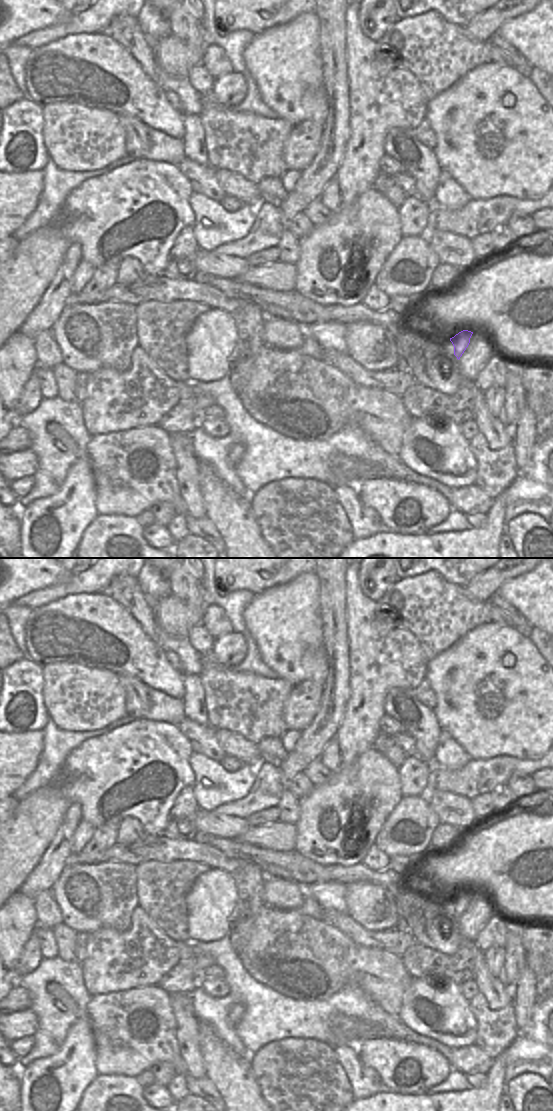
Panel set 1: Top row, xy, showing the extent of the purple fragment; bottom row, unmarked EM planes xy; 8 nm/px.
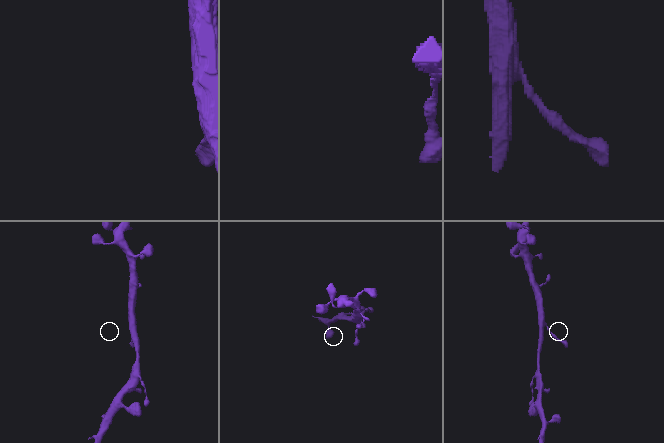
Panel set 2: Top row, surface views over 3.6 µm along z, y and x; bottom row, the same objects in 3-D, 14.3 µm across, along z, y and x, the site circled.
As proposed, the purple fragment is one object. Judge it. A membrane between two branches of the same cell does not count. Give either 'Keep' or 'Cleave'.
Keep

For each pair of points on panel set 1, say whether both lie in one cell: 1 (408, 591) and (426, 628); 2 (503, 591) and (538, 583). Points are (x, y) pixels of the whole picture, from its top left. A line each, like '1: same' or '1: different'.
1: same
2: same

